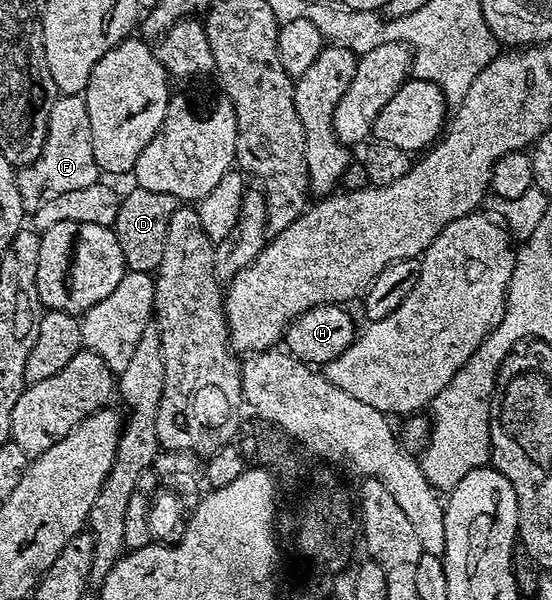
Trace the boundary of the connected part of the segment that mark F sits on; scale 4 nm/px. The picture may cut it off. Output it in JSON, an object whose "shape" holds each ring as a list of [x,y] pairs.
{"shape":[[[57,95],[50,110],[50,122],[42,152],[32,164],[23,165],[16,174],[16,186],[25,213],[31,214],[58,194],[70,194],[70,190],[86,190],[86,186],[101,179],[100,167],[94,162],[90,142],[90,114],[86,114],[83,95]]]}

